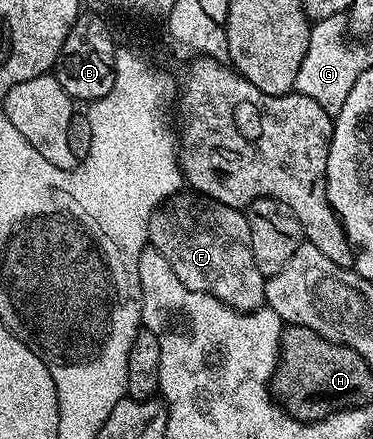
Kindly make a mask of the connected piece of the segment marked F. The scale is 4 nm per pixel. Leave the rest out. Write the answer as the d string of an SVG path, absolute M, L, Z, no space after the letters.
M195 192L171 195L153 210L148 221L151 249L162 252L186 288L222 300L235 310L258 310L265 305L266 276L254 264L250 248L250 224L243 209L227 206Z

